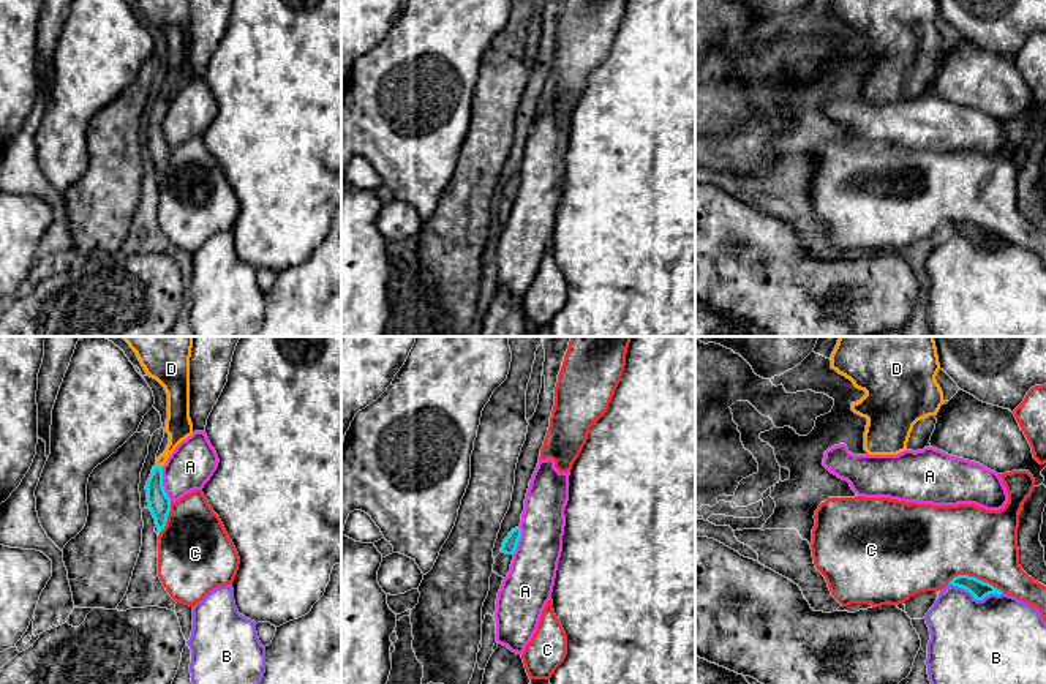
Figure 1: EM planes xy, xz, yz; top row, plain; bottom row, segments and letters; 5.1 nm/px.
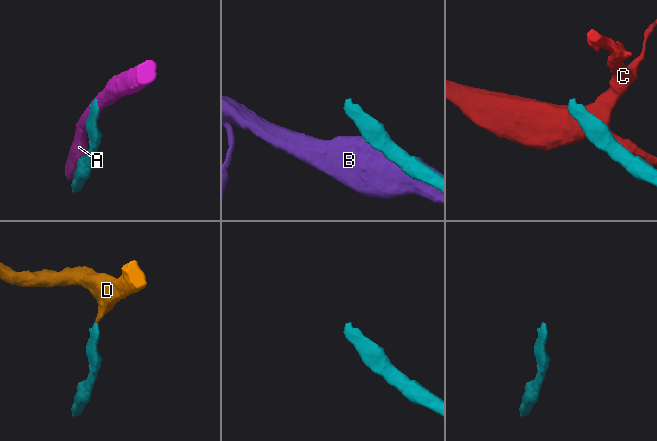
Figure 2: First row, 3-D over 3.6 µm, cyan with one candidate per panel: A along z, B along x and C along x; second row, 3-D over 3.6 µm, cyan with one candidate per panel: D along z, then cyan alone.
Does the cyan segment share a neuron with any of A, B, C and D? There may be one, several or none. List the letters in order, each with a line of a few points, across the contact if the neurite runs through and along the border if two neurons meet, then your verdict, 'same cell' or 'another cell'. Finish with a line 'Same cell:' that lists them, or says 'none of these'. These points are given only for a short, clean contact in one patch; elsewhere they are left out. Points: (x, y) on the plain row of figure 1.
A: another cell
B: another cell
C: another cell
D: xy (158, 149), (160, 112), (179, 73) | same cell
Same cell: D

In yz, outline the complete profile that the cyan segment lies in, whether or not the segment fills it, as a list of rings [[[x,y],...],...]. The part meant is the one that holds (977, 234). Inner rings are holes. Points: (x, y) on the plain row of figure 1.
[[[958,221],[948,231],[969,237],[976,246],[983,246],[989,240],[997,240],[997,242],[1003,240],[1000,235],[994,234],[992,231],[969,221]]]

